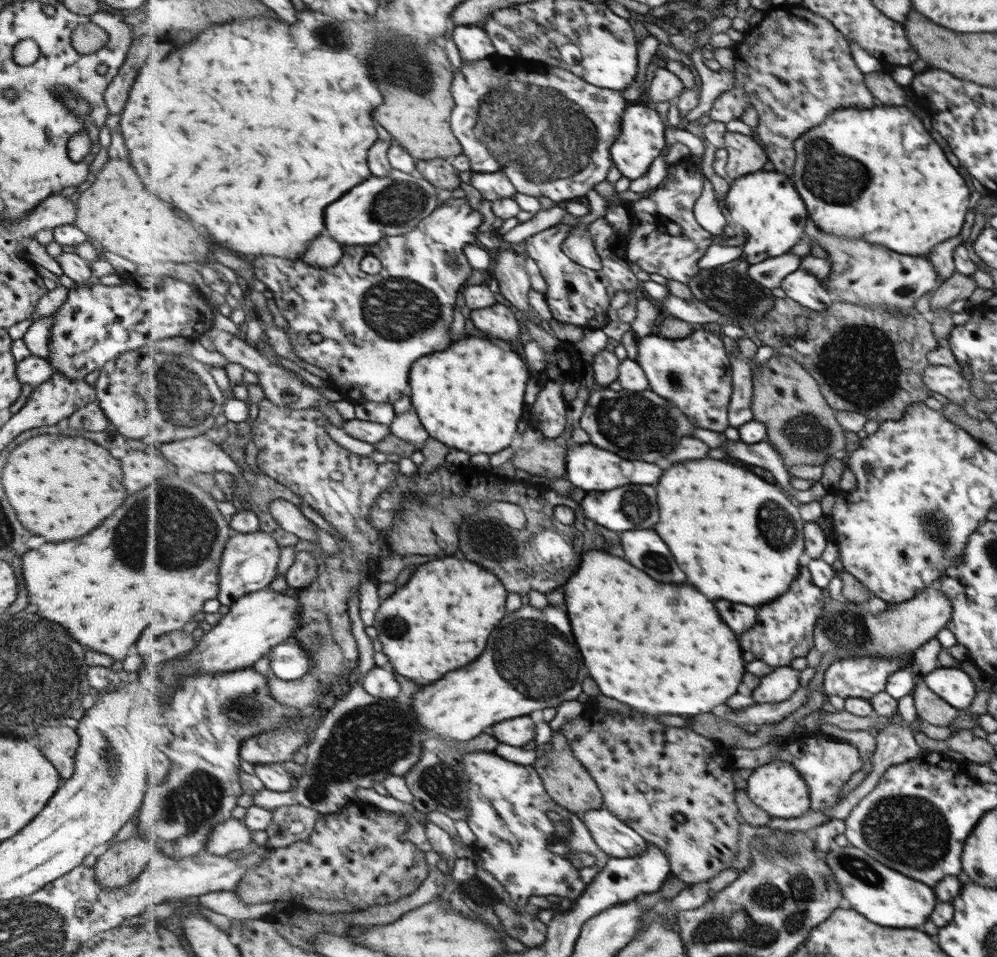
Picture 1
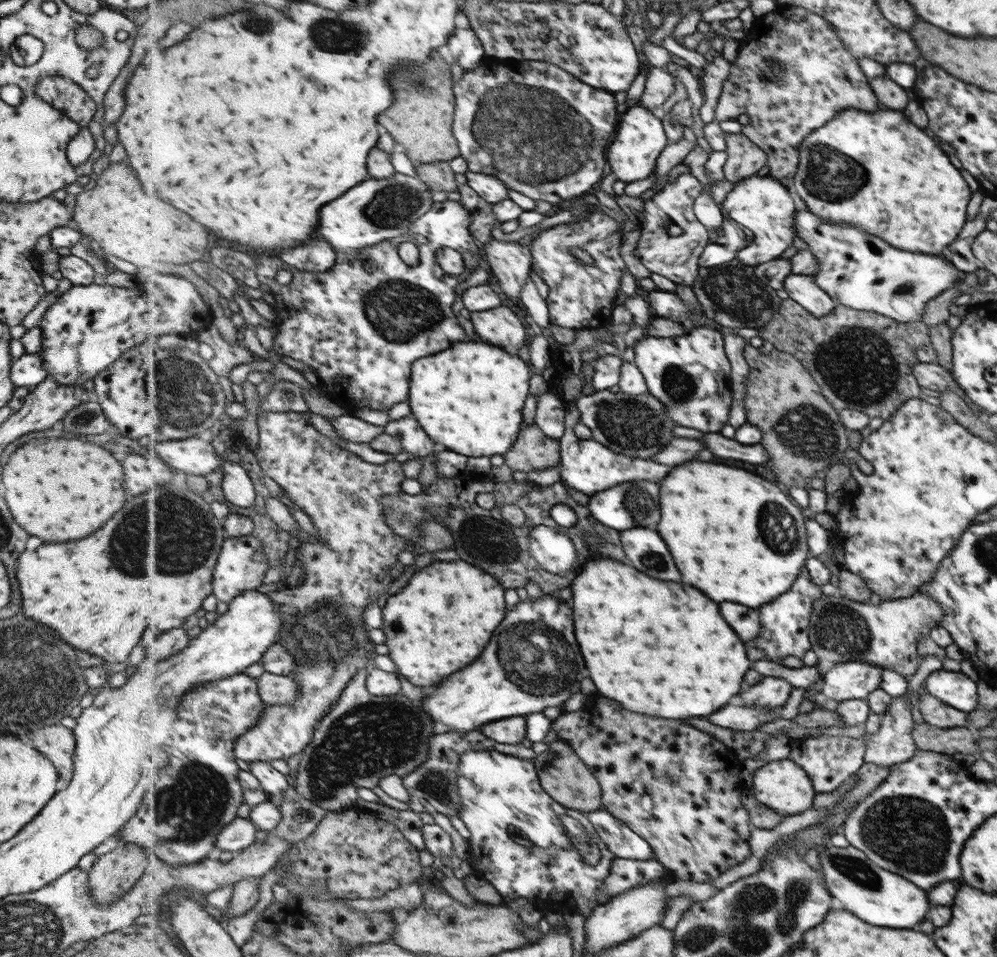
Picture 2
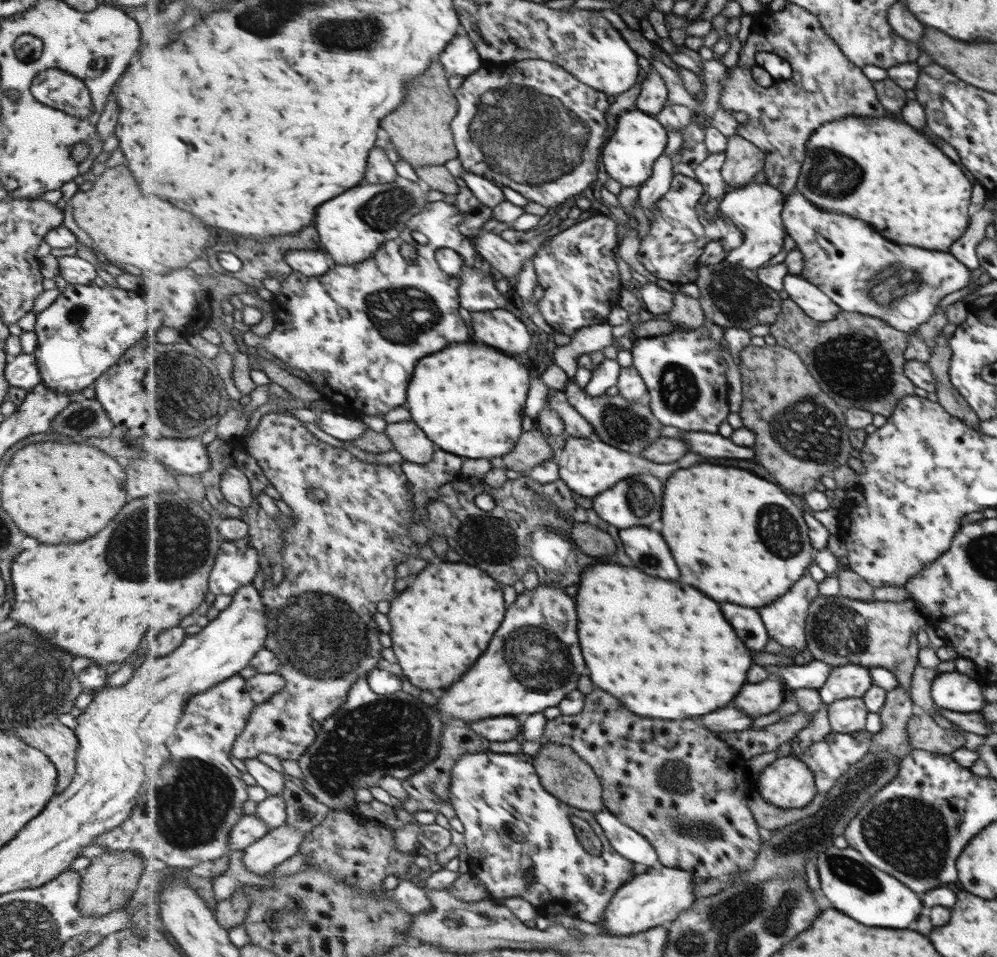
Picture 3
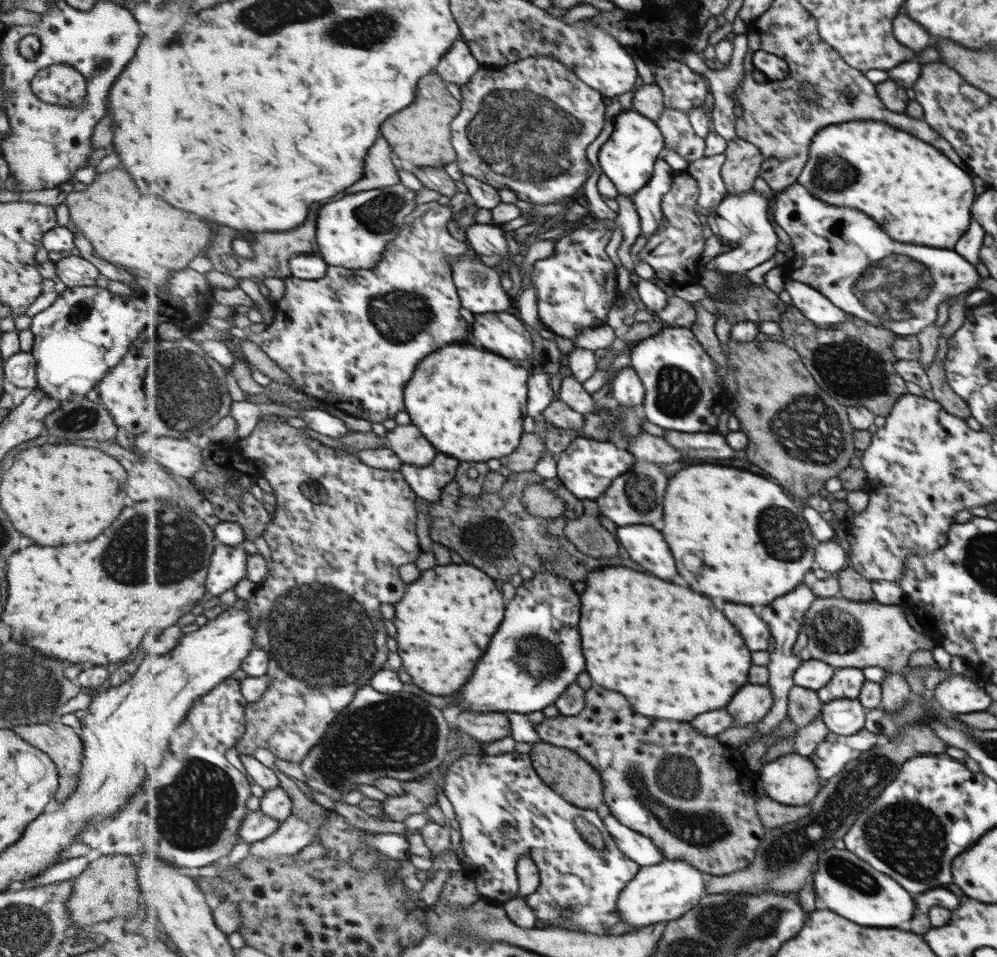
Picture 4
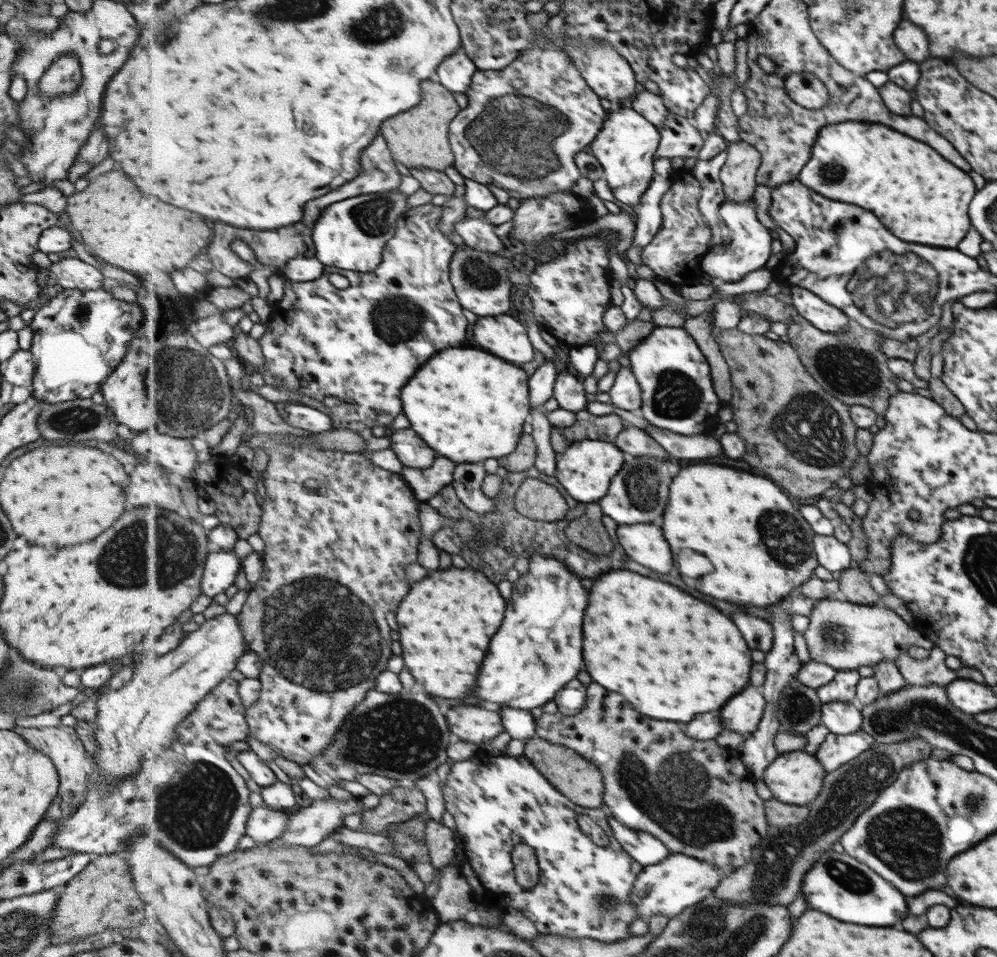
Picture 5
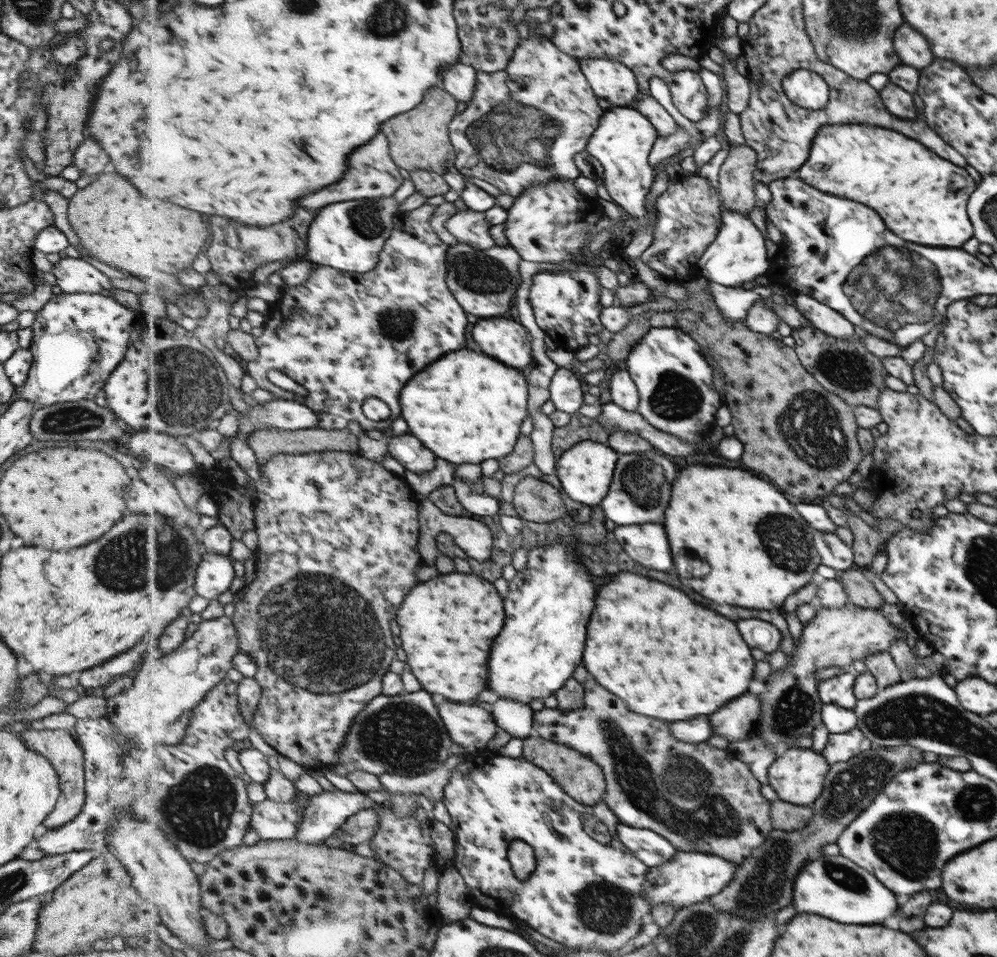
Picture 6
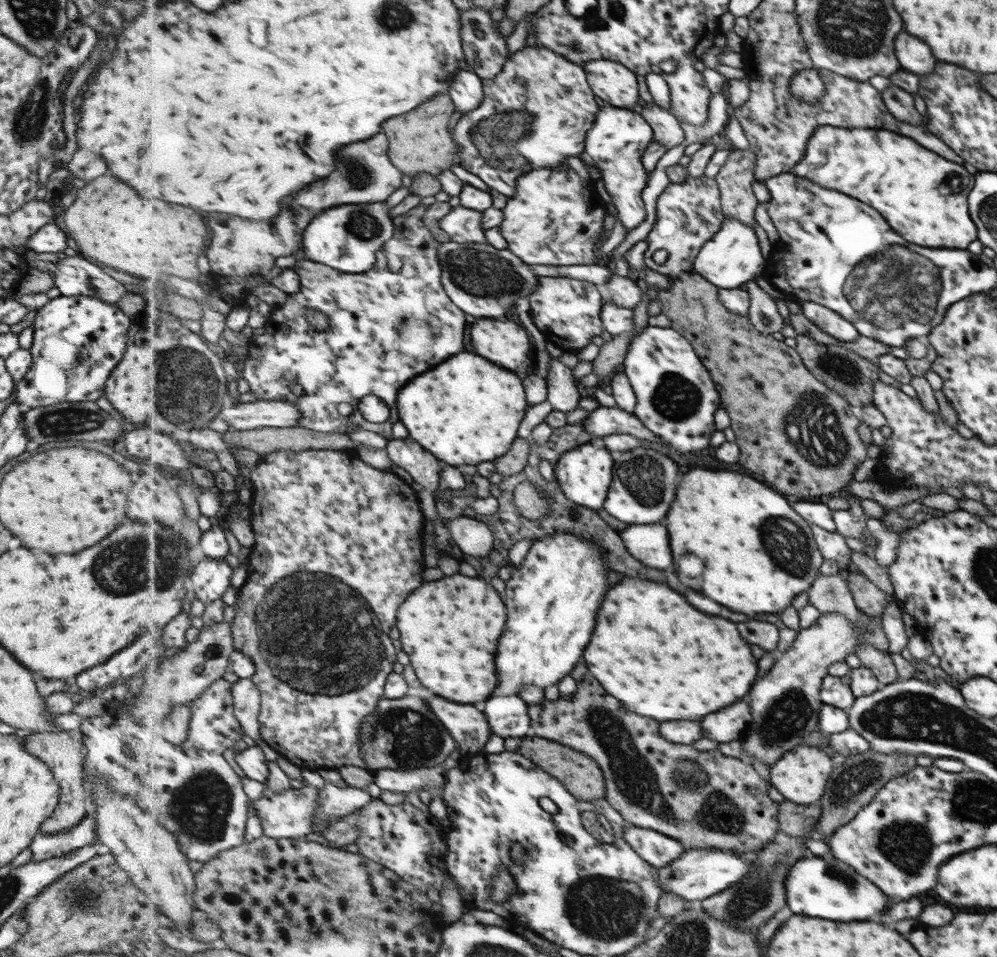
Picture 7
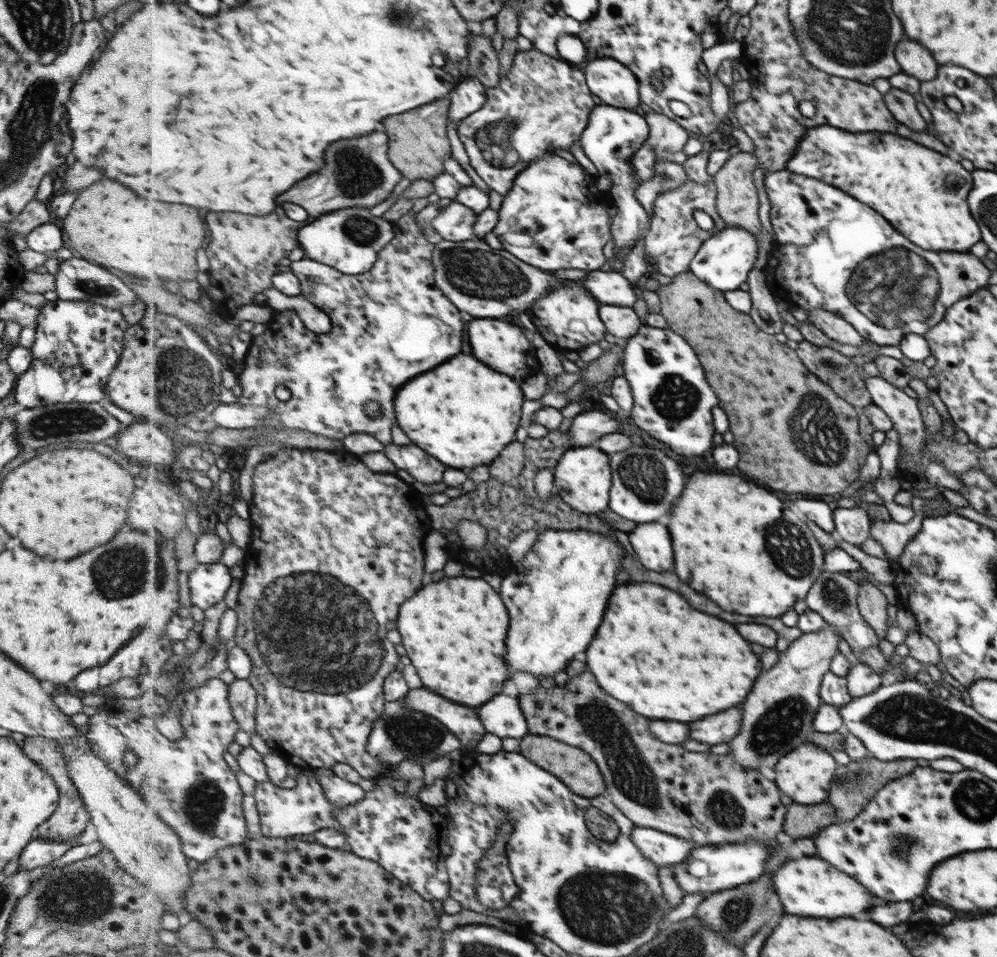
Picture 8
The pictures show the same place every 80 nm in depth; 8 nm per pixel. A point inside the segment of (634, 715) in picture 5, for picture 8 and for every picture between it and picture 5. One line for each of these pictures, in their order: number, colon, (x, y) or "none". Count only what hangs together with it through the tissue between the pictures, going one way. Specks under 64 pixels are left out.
6: (703, 799)
7: (707, 799)
8: (710, 799)

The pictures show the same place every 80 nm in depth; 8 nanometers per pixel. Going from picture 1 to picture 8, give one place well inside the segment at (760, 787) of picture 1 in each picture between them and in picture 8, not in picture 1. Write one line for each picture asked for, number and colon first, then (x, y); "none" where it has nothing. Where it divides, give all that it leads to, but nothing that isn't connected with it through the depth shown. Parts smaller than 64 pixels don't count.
2: (783, 785)
3: (787, 782)
4: (792, 779)
5: (797, 778)
6: (798, 776)
7: (801, 775)
8: (805, 774)

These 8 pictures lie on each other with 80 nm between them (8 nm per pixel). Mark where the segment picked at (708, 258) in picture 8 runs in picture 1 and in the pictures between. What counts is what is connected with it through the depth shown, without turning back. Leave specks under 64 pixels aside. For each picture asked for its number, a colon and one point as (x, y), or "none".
1: (770, 213)
2: (765, 210)
3: (757, 210)
4: (749, 213)
5: (749, 248)
6: (739, 254)
7: (733, 258)

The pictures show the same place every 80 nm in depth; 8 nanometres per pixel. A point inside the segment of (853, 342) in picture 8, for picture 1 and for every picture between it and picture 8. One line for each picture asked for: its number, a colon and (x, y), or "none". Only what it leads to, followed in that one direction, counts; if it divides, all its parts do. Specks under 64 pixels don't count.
1: (801, 285)
2: (801, 287)
3: (809, 297)
4: (818, 308)
5: (827, 318)
6: (824, 318)
7: (829, 322)

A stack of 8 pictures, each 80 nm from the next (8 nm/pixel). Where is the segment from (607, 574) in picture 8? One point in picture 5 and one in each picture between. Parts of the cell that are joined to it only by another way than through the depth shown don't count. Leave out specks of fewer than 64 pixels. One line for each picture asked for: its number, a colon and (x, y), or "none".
5: (539, 650)
6: (535, 656)
7: (554, 597)

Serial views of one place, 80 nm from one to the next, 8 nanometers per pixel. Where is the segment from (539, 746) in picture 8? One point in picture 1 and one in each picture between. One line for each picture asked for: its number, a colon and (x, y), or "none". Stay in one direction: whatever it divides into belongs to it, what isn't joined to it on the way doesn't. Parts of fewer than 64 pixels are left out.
1: (566, 778)
2: (564, 775)
3: (563, 772)
4: (577, 781)
5: (576, 777)
6: (582, 778)
7: (581, 773)

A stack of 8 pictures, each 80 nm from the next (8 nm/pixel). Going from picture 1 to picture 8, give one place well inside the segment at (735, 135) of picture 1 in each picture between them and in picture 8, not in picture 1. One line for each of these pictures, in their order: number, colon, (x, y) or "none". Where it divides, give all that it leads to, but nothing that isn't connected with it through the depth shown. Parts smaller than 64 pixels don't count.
2: (745, 158)
3: (744, 160)
4: (744, 160)
5: (739, 175)
6: (737, 182)
7: (735, 179)
8: (738, 202)

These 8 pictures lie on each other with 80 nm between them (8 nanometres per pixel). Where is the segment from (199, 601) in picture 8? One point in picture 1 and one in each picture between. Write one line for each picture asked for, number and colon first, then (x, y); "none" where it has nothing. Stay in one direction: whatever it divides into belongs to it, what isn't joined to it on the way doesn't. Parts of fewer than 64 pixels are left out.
1: (249, 564)
2: (242, 566)
3: (237, 565)
4: (228, 568)
5: (222, 569)
6: (216, 573)
7: (210, 579)

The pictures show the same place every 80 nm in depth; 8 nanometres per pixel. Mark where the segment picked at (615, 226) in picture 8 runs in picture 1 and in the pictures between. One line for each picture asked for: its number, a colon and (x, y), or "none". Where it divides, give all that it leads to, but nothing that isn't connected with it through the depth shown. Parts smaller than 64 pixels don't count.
1: (643, 132)
2: (633, 155)
3: (629, 156)
4: (628, 157)
5: (626, 148)
6: (623, 143)
7: (620, 137)

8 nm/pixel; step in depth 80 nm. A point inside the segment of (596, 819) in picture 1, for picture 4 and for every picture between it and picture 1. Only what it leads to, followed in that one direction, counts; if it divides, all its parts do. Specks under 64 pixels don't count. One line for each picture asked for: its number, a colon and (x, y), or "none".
2: (618, 836)
3: (625, 840)
4: (640, 848)

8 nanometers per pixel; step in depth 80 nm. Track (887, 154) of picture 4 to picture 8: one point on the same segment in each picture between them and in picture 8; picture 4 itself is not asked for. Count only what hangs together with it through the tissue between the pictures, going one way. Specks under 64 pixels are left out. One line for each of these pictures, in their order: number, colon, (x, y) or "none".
5: (920, 196)
6: (922, 197)
7: (923, 195)
8: (922, 192)

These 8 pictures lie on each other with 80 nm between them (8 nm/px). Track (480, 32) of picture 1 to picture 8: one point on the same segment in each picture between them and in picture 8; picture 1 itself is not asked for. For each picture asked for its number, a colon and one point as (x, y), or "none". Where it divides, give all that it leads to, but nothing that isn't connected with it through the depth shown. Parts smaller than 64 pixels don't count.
2: (466, 48)
3: (461, 57)
4: (459, 65)
5: (457, 74)
6: (461, 79)
7: (468, 92)
8: (471, 96)

